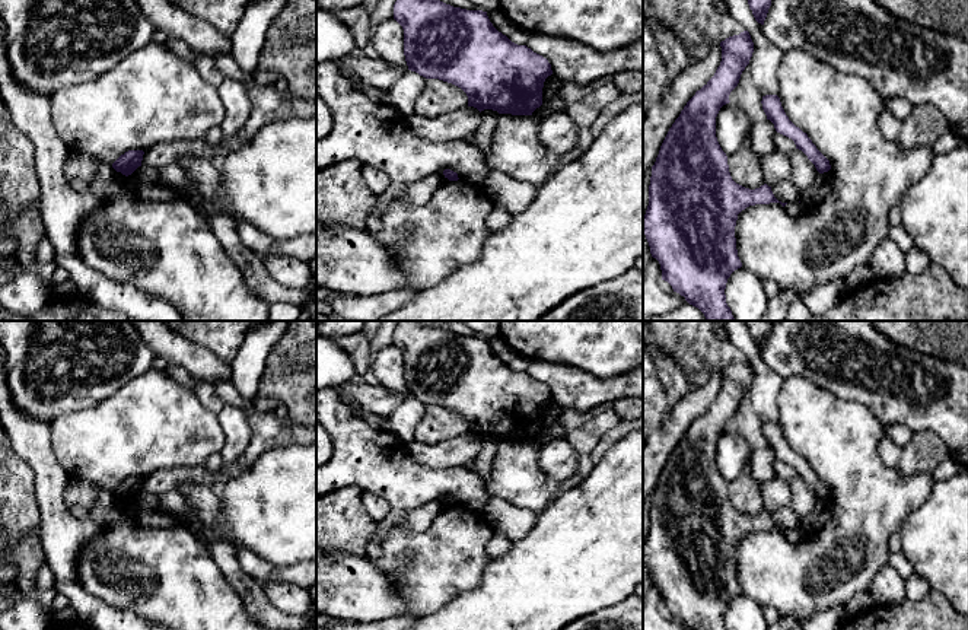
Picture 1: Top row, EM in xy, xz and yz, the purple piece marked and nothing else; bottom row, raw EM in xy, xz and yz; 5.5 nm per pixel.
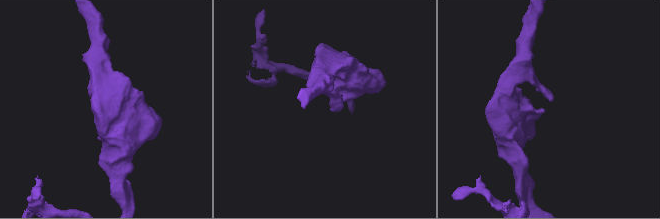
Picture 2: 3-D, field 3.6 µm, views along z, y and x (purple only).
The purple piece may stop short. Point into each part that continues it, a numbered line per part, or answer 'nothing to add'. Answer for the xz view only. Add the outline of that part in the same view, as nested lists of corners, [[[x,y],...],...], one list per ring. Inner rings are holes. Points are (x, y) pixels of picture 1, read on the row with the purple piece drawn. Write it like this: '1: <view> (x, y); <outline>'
nothing to add

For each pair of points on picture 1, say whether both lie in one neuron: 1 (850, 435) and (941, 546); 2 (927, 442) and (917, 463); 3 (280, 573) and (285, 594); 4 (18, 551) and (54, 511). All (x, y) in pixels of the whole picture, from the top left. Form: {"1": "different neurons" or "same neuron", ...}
{"1": "different neurons", "2": "same neuron", "3": "different neurons", "4": "different neurons"}

